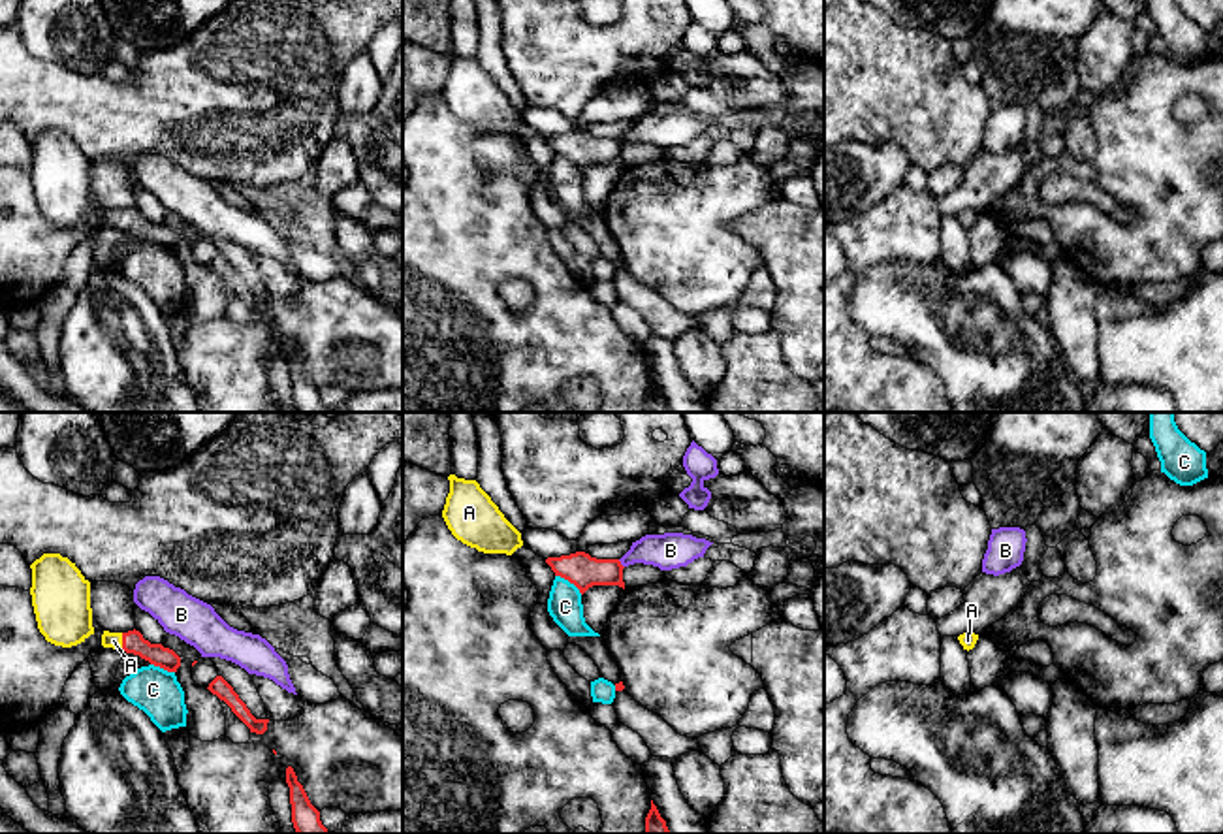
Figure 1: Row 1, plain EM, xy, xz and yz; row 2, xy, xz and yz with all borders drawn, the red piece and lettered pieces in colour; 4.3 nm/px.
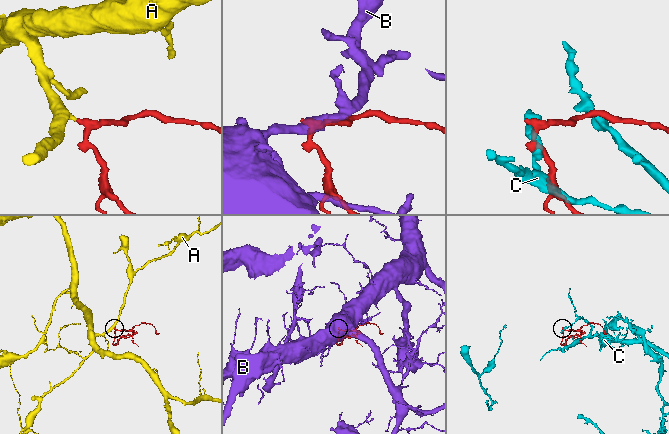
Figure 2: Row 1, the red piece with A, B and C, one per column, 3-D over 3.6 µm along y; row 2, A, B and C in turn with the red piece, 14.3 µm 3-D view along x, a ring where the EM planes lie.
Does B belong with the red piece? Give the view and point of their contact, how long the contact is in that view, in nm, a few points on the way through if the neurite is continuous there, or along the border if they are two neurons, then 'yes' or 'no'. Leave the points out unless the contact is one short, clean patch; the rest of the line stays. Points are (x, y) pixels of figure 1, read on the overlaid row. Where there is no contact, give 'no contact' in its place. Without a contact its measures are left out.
xz (619, 563) | 50 nm | along xz (618, 560), (623, 567) | no

